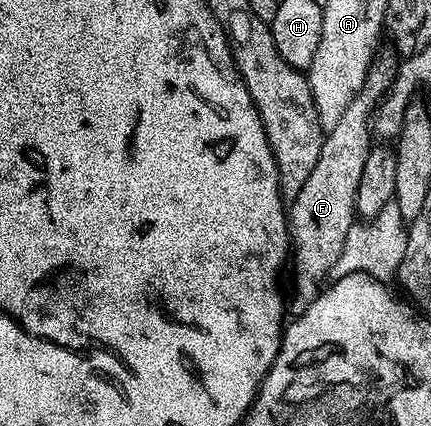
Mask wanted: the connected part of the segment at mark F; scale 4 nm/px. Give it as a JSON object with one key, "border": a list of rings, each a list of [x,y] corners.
{"border":[[[379,55],[372,61],[369,71],[365,75],[365,83],[361,87],[361,91],[355,96],[353,103],[349,103],[349,107],[345,107],[345,115],[341,115],[337,127],[326,130],[321,155],[317,159],[317,163],[313,163],[313,171],[309,171],[309,180],[290,202],[289,237],[293,242],[293,261],[295,257],[295,289],[299,292],[303,303],[310,303],[319,296],[325,282],[332,276],[337,259],[341,259],[341,251],[345,247],[345,239],[349,235],[352,225],[356,224],[357,186],[361,184],[361,170],[365,167],[365,159],[373,148],[373,142],[371,142],[373,118],[380,101],[386,97],[391,89],[391,84],[395,81],[397,61],[394,56],[391,57]]]}

